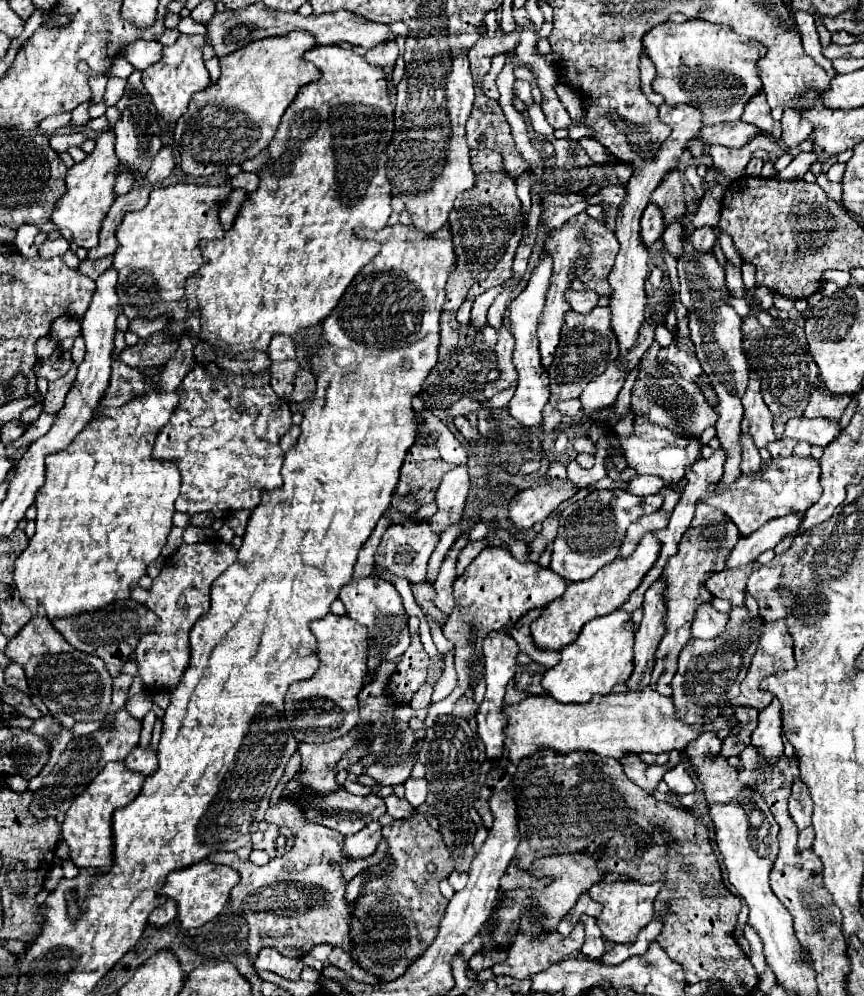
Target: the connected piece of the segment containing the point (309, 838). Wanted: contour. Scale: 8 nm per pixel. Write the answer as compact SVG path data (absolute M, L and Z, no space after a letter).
M278 801L276 807L268 809L266 821L270 821L274 825L286 825L292 831L296 831L294 847L284 857L276 857L264 866L255 866L249 860L243 861L237 857L235 852L218 852L208 857L208 861L228 865L240 873L240 883L230 893L230 905L236 913L242 913L246 923L248 923L248 949L246 949L246 953L248 953L250 961L254 963L254 959L258 957L258 953L264 947L272 947L278 953L282 953L284 957L298 957L298 953L306 955L312 947L316 947L320 943L330 943L334 947L342 947L344 951L350 951L348 921L352 919L354 903L348 905L344 901L346 883L334 881L334 869L340 869L338 863L342 859L346 859L342 855L344 837L340 837L340 833L326 829L322 825L312 825L310 821L306 821L300 815L300 811L294 805L284 805L284 801Z

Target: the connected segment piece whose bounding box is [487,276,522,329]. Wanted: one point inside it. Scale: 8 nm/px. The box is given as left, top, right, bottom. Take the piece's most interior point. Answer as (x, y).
(494, 316)

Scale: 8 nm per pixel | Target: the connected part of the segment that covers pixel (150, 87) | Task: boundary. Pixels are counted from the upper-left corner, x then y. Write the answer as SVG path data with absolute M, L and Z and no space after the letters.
M180 35L174 45L168 45L162 49L162 59L158 63L142 71L144 87L150 93L152 103L158 109L158 115L166 123L176 121L186 111L190 97L196 91L202 91L204 87L208 87L210 83L210 75L202 59L202 47L204 47L204 35Z

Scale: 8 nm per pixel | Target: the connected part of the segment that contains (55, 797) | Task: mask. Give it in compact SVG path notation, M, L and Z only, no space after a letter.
M122 709L116 715L116 725L112 729L100 729L100 731L90 733L90 735L74 737L68 743L68 747L64 749L64 753L60 755L54 769L42 779L44 781L42 787L34 791L28 811L38 821L54 817L56 813L66 813L70 803L88 787L88 783L92 783L92 779L100 773L100 769L104 769L106 763L124 761L128 757L128 753L138 745L140 727L142 727L142 721L134 719L126 709Z

